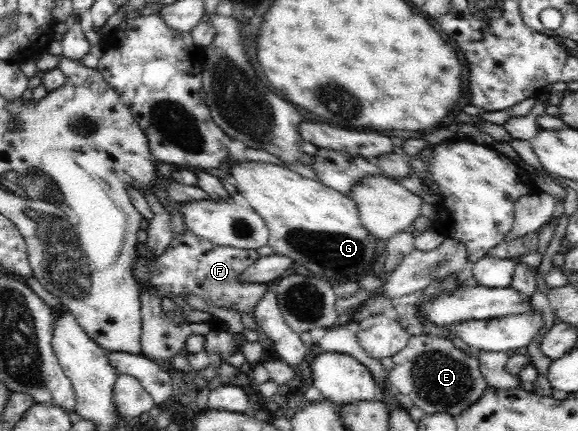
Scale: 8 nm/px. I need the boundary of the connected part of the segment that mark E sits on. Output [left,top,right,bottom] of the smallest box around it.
[388,334,488,415]

